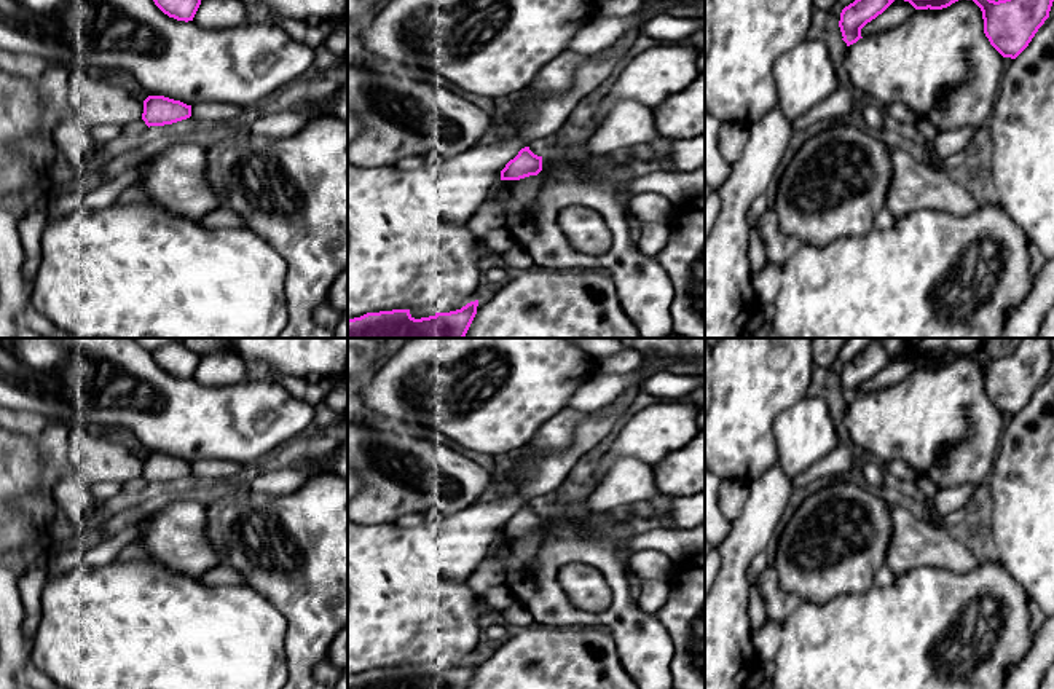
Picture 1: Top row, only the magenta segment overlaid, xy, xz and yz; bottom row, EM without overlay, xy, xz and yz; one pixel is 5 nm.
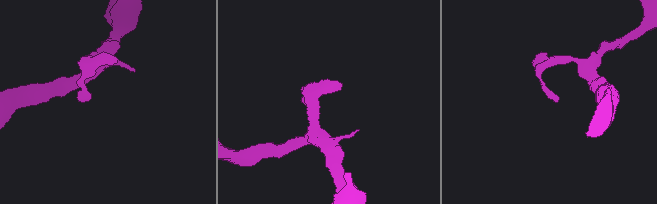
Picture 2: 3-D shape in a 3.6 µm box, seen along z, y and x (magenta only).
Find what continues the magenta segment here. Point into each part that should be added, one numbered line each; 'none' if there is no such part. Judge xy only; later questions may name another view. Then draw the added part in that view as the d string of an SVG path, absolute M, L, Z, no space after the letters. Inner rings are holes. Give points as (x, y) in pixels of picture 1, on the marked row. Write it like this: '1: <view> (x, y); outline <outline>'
none

